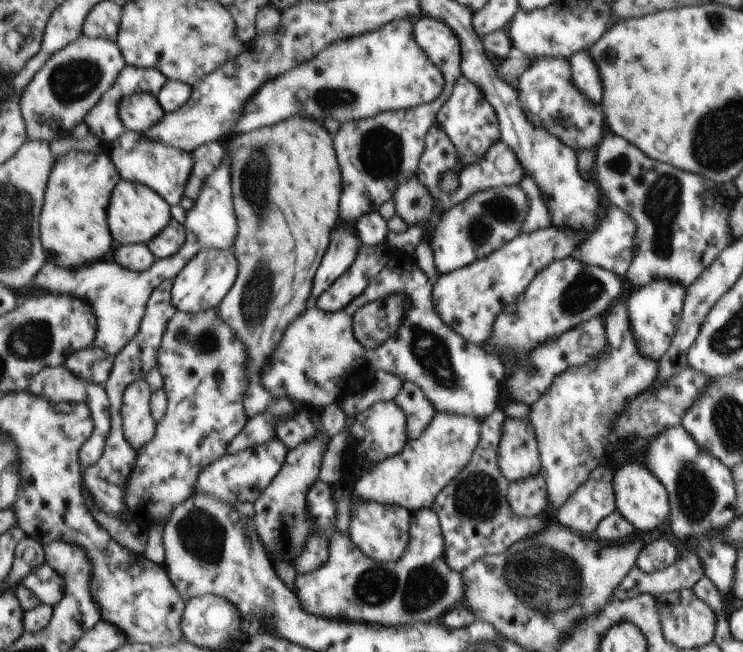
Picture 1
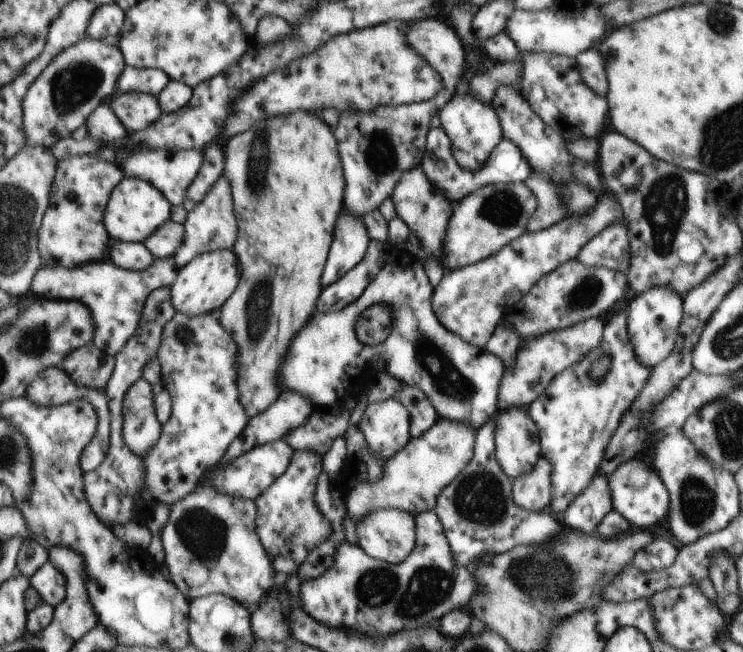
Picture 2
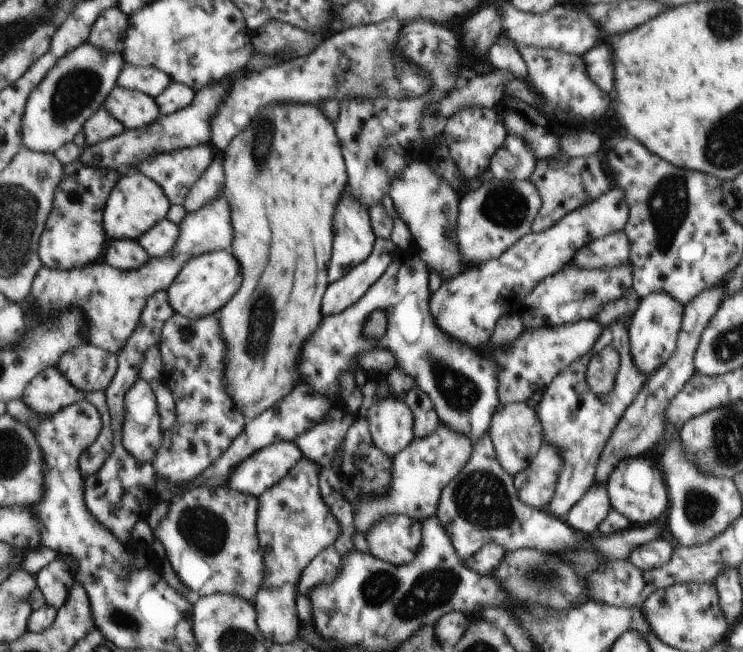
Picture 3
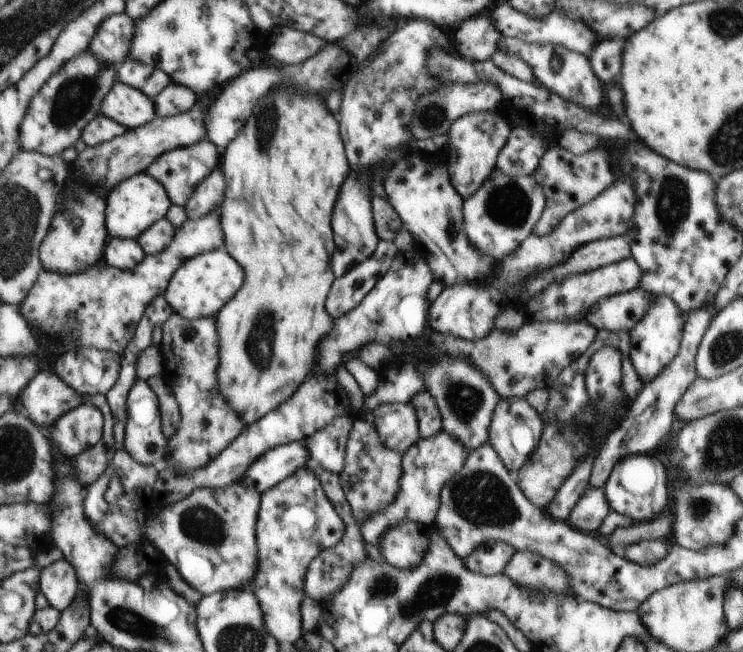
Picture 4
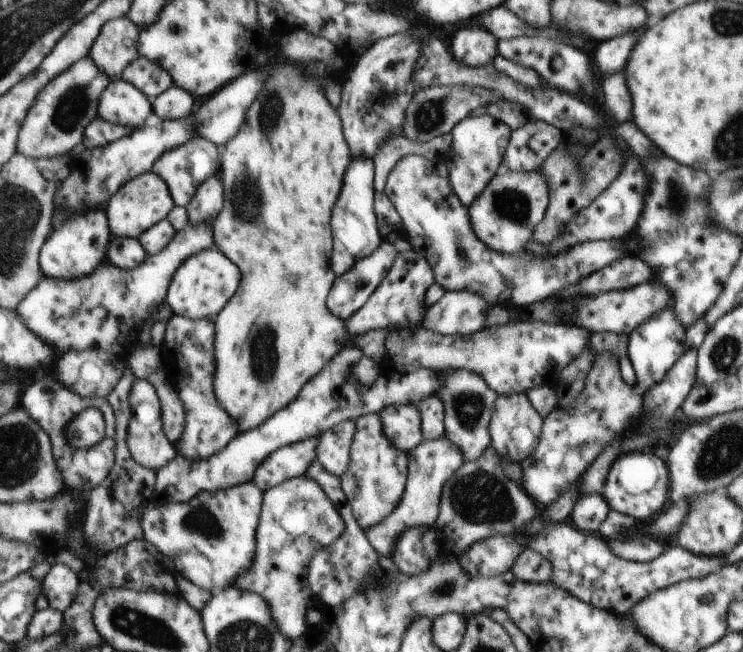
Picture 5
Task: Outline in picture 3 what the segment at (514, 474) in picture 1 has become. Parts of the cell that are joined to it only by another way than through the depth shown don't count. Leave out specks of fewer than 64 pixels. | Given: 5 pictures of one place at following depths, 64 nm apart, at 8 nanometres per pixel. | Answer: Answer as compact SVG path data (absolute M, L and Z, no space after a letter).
M523 401L515 404L499 405L494 409L493 419L486 432L491 438L494 453L503 470L511 476L529 465L542 445L542 428L534 408Z

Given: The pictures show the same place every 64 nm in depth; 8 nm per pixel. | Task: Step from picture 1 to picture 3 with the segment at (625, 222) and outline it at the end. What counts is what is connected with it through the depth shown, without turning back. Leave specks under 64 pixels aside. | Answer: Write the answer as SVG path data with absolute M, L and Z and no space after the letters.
M617 231L582 246L570 263L583 269L600 269L625 265L629 258L629 239L624 231Z

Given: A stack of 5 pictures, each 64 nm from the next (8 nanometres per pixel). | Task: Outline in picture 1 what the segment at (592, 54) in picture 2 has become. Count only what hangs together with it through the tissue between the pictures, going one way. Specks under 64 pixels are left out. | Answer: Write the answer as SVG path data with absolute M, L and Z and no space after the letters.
M587 51L575 52L568 58L571 70L571 82L577 90L581 91L591 102L601 100L601 82L599 72Z

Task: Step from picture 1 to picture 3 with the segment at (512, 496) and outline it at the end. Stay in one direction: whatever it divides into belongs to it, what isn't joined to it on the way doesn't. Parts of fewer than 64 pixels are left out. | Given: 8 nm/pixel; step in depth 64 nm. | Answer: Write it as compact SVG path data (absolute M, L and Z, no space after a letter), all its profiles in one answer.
M542 443L530 464L513 475L519 500L538 509L547 506L561 469L560 450L552 444Z

